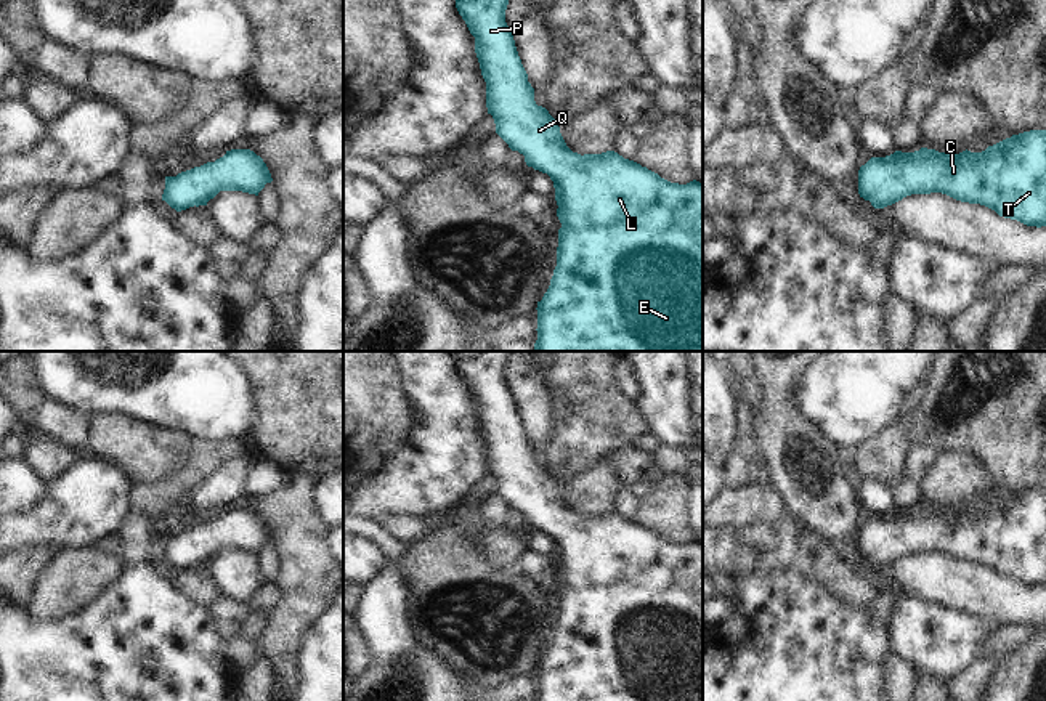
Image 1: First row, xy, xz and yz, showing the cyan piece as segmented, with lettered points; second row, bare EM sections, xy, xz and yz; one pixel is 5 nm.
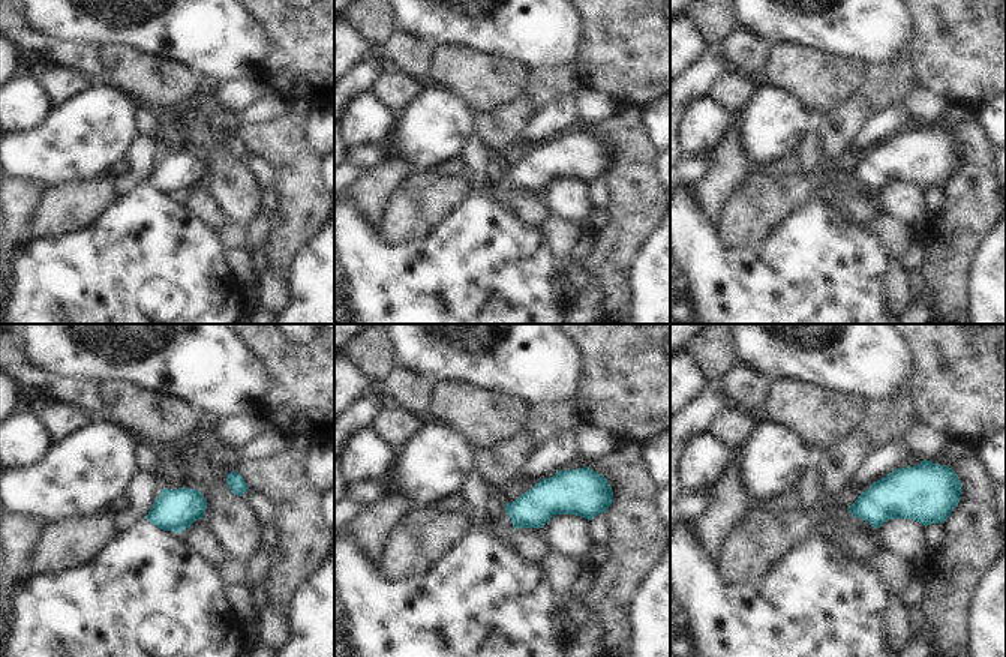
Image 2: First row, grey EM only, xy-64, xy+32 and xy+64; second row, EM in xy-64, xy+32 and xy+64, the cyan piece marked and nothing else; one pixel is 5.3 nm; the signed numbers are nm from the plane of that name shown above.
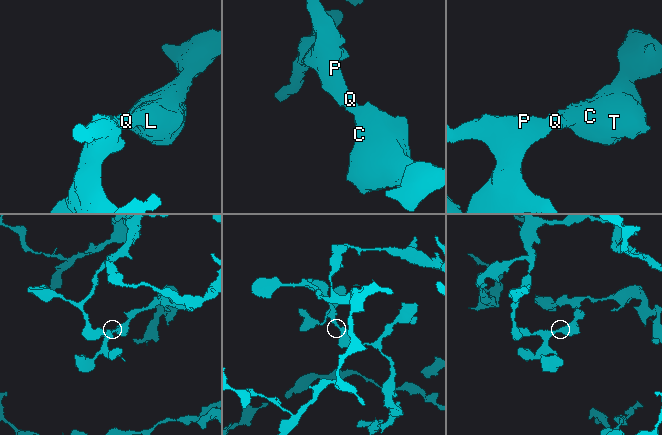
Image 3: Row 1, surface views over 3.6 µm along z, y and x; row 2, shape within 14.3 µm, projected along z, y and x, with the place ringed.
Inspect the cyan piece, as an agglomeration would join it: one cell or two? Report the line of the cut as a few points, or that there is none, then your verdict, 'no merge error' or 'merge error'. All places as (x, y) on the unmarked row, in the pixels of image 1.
no cut | no merge error

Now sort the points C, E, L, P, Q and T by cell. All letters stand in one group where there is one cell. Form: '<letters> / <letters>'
C E L P Q T

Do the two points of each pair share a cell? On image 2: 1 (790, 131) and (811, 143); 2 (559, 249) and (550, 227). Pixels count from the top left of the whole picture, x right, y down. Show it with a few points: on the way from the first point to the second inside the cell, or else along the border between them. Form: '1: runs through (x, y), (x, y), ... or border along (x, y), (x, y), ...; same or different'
1: border along (811, 125), (795, 152); different
2: runs through (559, 243), (556, 233); same

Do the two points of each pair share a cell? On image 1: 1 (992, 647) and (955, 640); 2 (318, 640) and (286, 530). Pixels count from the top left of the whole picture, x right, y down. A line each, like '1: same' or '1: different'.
1: different
2: different

